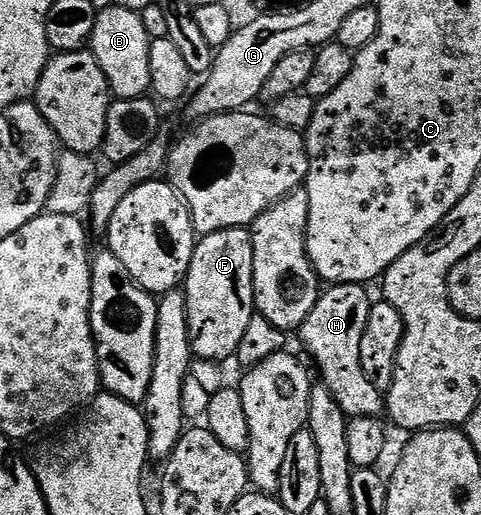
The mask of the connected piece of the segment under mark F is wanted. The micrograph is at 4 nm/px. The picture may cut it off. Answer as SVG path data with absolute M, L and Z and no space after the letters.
M247 228L217 230L202 237L195 245L193 262L185 281L187 314L191 325L191 351L200 360L224 362L238 353L241 338L249 330L249 322L257 315L253 286L253 242Z

